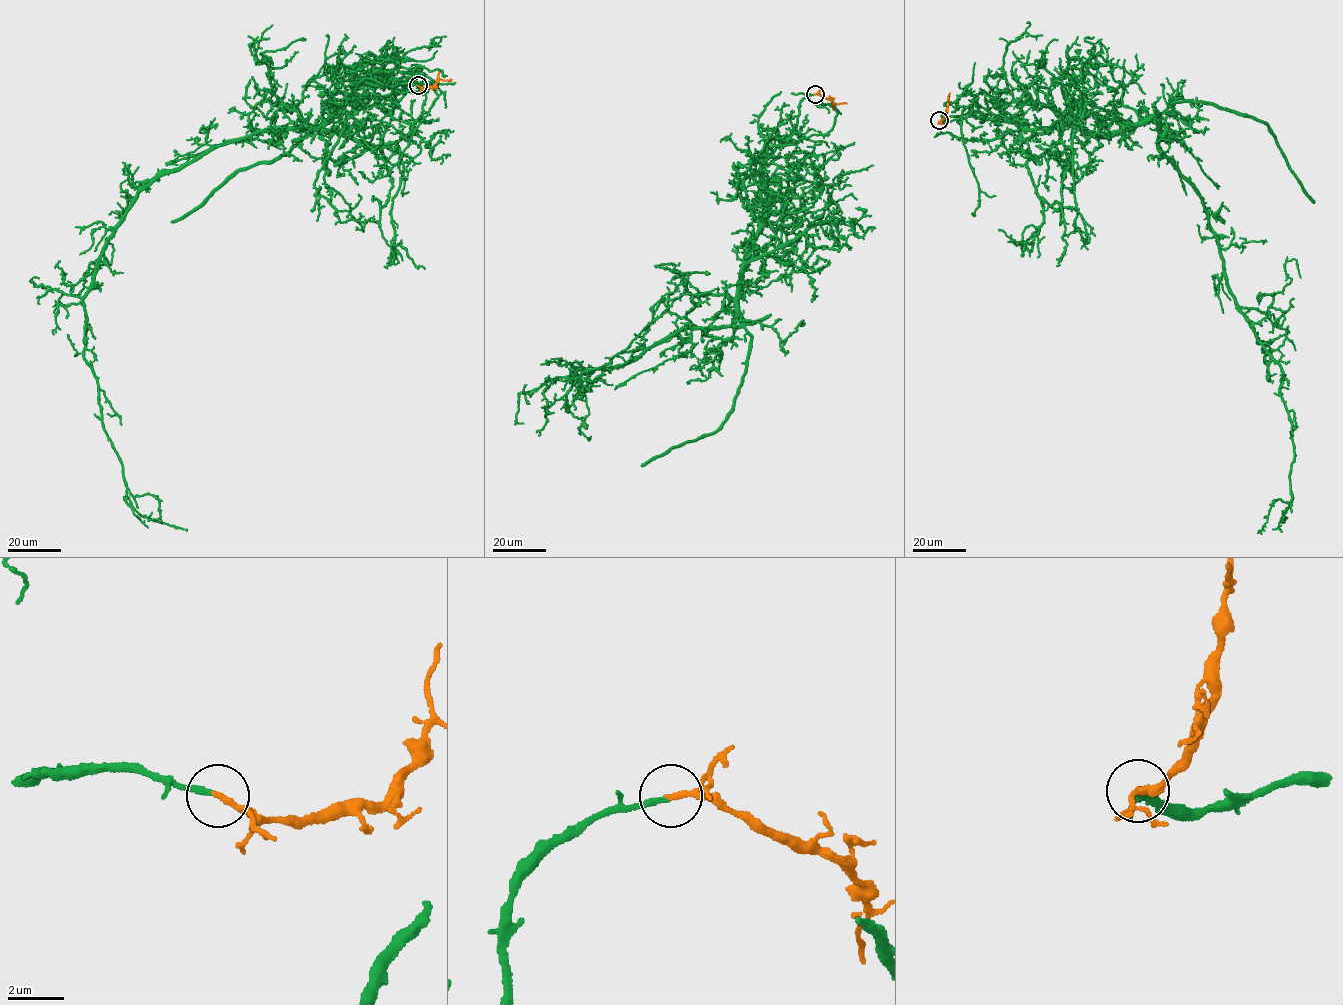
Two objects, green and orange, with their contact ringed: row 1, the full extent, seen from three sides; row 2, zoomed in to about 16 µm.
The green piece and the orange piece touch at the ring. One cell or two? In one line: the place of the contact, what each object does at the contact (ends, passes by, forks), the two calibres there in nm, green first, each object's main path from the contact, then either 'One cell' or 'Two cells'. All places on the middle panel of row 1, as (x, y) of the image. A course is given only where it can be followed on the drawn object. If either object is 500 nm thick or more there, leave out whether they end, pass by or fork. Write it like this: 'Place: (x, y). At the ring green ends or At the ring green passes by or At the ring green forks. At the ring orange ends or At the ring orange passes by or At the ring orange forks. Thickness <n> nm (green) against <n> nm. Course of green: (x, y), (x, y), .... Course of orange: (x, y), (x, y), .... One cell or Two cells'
Place: (815, 94). At the ring green ends. At the ring orange passes by. Thickness 200 nm (green) against 150 nm. Course of green: (815, 94), (798, 141), (765, 151), (739, 325), (681, 328), (568, 377), (608, 364), (663, 299), (717, 287). Course of orange: (815, 93), (828, 98), (834, 104), (846, 103). One cell

